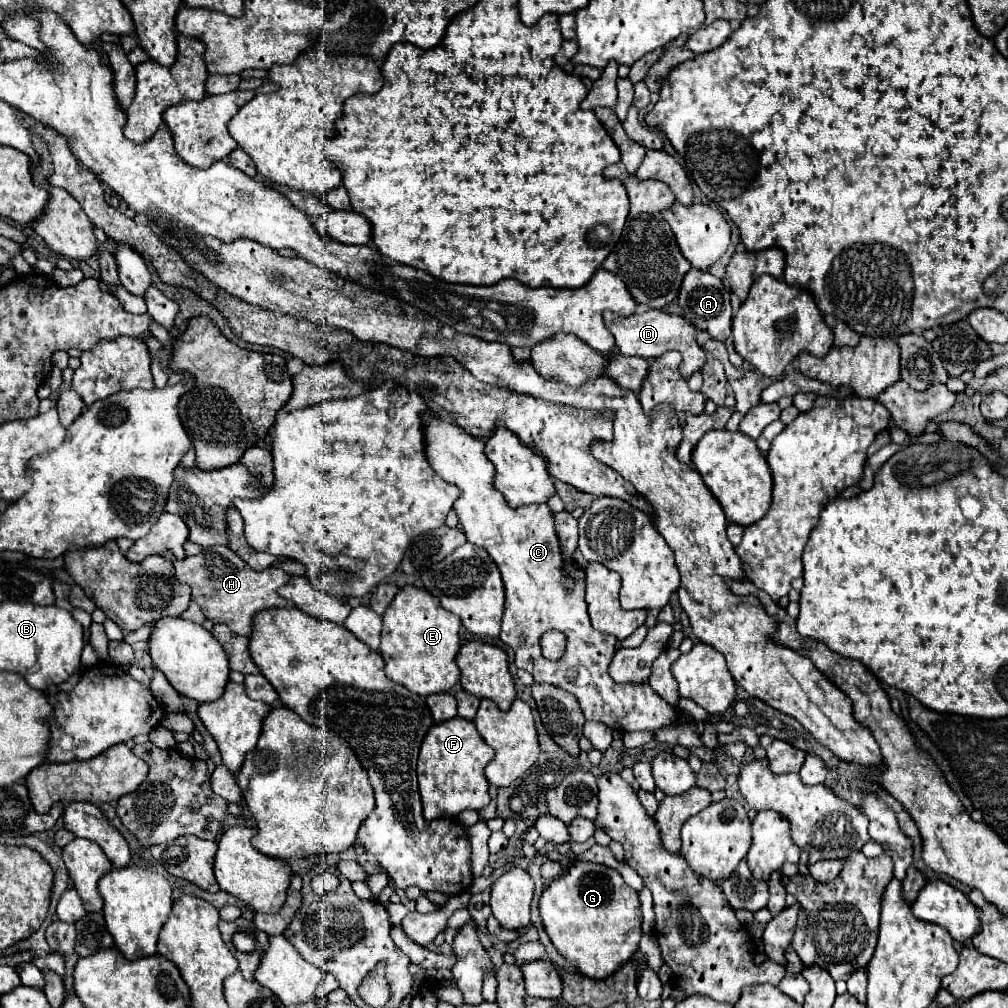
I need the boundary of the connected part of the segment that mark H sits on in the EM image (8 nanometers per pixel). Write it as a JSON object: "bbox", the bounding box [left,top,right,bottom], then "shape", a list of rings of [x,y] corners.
{"bbox":[164,546,292,636],"shape":[[[210,546],[200,554],[190,556],[186,560],[176,560],[172,552],[164,552],[176,568],[176,578],[192,588],[192,600],[202,608],[208,620],[224,622],[238,636],[250,636],[254,628],[254,616],[262,610],[270,608],[292,608],[290,600],[284,600],[278,594],[278,588],[284,586],[292,576],[282,568],[268,568],[262,572],[250,570],[250,566],[228,546]]]}

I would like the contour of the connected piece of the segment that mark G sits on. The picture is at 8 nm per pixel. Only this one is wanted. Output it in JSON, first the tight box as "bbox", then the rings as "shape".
{"bbox":[540,860,642,980],"shape":[[[578,860],[550,882],[540,898],[540,916],[546,934],[568,966],[594,980],[604,980],[626,964],[642,938],[638,892],[616,870],[594,862]]]}

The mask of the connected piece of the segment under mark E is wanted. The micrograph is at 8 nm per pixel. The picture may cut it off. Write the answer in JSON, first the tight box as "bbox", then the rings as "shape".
{"bbox":[382,586,462,696],"shape":[[[404,586],[382,618],[382,644],[386,676],[420,696],[448,692],[460,678],[456,654],[460,650],[462,622],[452,612],[444,610],[436,596],[416,586]]]}

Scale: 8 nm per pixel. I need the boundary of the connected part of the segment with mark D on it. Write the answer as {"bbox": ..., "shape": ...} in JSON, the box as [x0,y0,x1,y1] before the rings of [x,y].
{"bbox":[604,310,706,378],"shape":[[[646,310],[642,314],[632,314],[628,318],[620,318],[612,312],[604,312],[606,328],[614,334],[616,346],[624,356],[642,356],[642,358],[658,358],[664,352],[678,350],[682,354],[680,374],[682,378],[690,378],[694,372],[700,372],[706,364],[704,348],[696,342],[696,328],[686,322],[678,314],[668,314],[664,310]]]}

